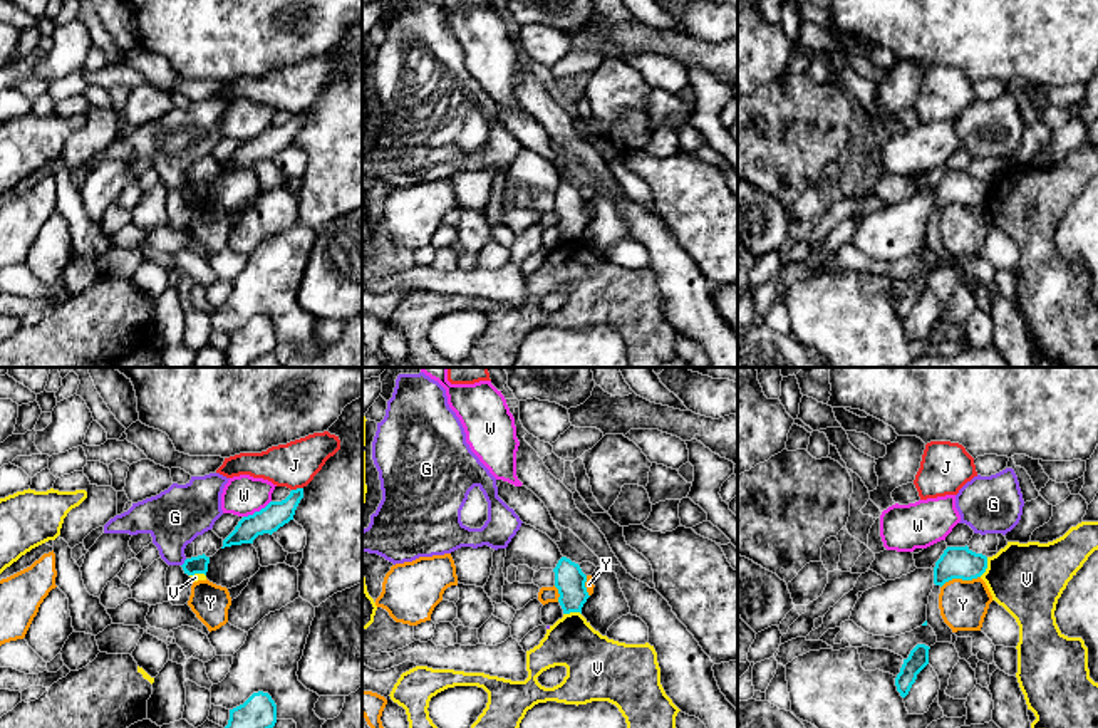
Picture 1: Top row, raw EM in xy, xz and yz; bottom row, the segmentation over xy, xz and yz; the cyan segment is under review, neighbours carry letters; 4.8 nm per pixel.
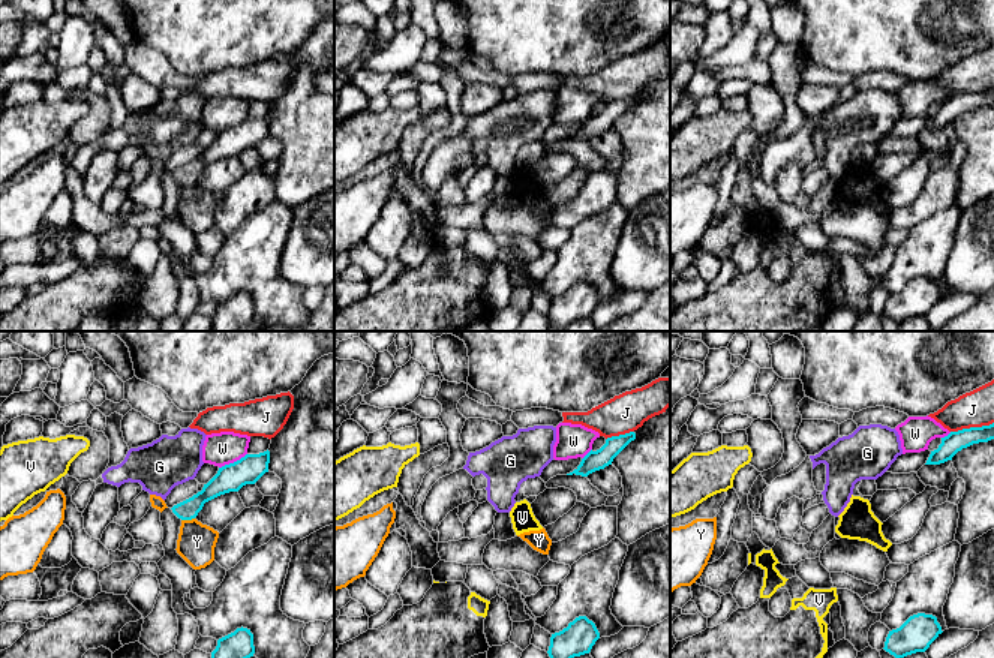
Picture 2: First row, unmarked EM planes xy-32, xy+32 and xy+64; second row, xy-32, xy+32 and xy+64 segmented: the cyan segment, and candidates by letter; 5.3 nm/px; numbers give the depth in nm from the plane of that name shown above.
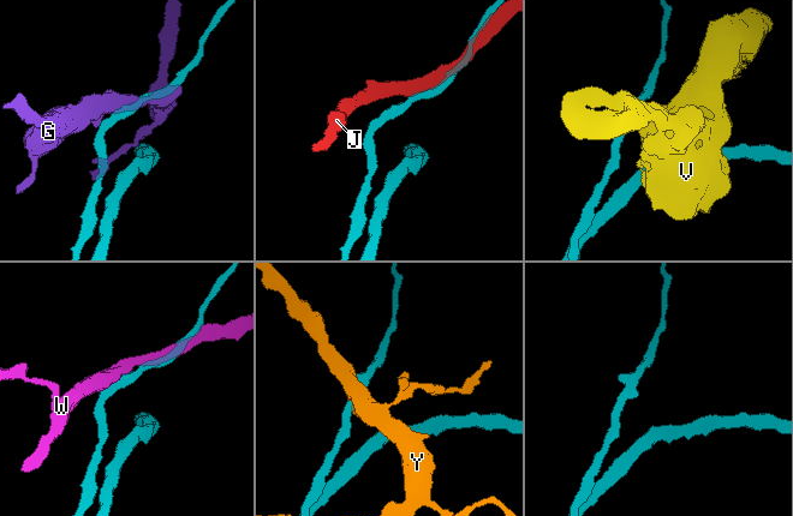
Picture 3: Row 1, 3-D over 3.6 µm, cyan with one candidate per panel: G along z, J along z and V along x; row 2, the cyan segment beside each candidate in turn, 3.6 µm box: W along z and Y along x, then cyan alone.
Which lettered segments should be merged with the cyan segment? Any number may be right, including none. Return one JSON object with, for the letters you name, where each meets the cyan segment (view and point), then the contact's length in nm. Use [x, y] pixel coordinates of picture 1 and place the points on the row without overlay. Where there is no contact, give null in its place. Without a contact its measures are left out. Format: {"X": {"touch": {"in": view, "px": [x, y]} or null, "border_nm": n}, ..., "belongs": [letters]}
{"belongs": []}

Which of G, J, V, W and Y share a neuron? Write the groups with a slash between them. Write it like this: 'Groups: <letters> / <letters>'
Groups: G / J / V / W / Y

